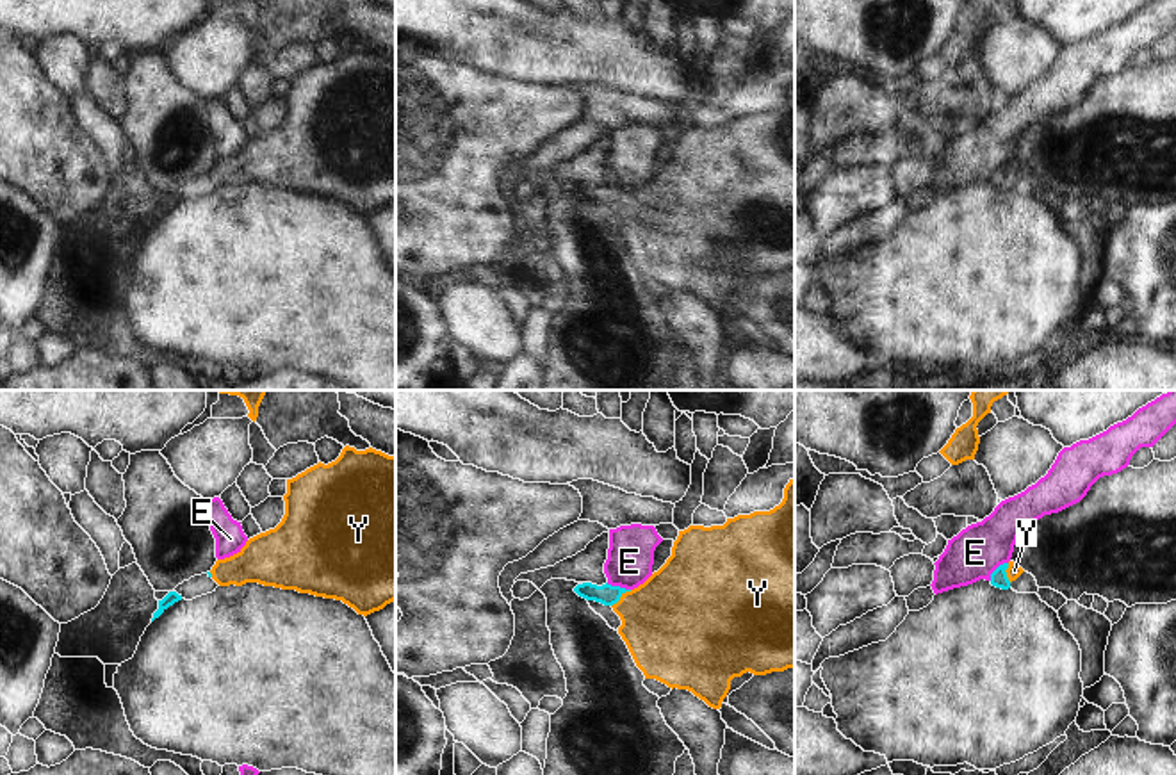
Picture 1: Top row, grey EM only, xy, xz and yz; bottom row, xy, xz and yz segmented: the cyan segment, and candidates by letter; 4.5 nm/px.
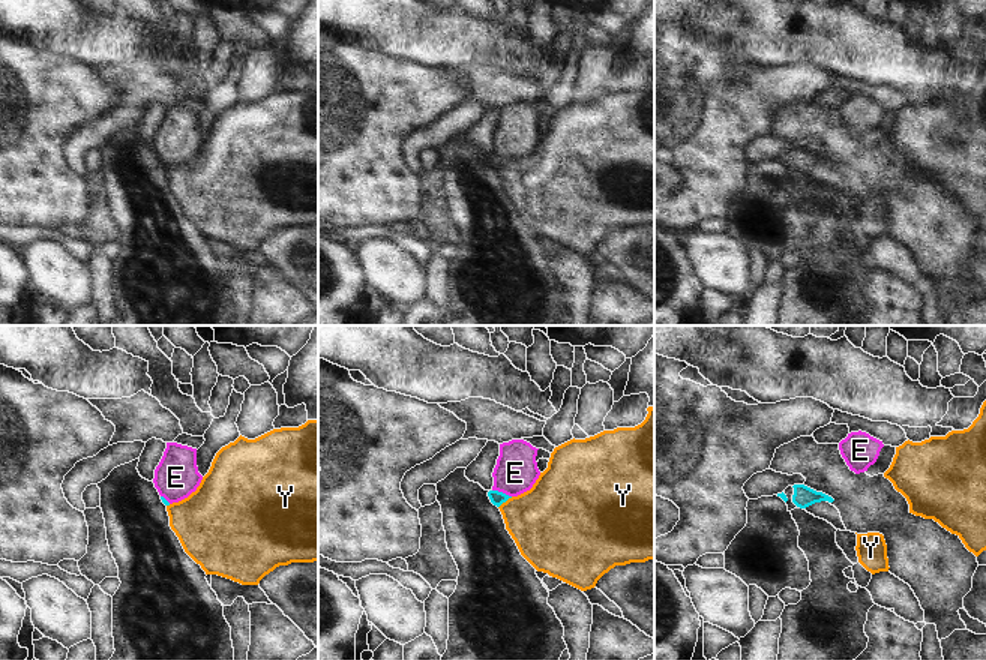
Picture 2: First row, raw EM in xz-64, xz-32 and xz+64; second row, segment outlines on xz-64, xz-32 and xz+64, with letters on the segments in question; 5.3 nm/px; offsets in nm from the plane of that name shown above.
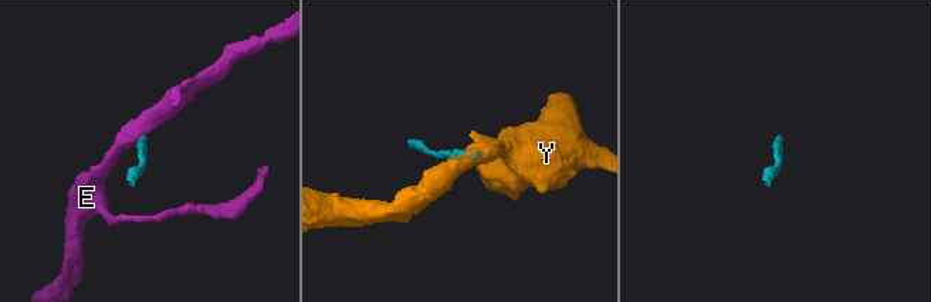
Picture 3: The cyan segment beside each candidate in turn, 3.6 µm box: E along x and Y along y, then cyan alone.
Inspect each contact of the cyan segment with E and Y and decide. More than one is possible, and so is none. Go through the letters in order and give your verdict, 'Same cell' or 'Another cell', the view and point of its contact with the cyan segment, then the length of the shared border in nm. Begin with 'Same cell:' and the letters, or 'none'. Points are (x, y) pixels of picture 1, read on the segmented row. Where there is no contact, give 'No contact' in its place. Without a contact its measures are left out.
Same cell: Y
E: Another cell. Touches cyan at xz (619, 587). Shared border 120 nm
Y: Same cell. Touches cyan at xz (620, 595). Shared border 120 nm

